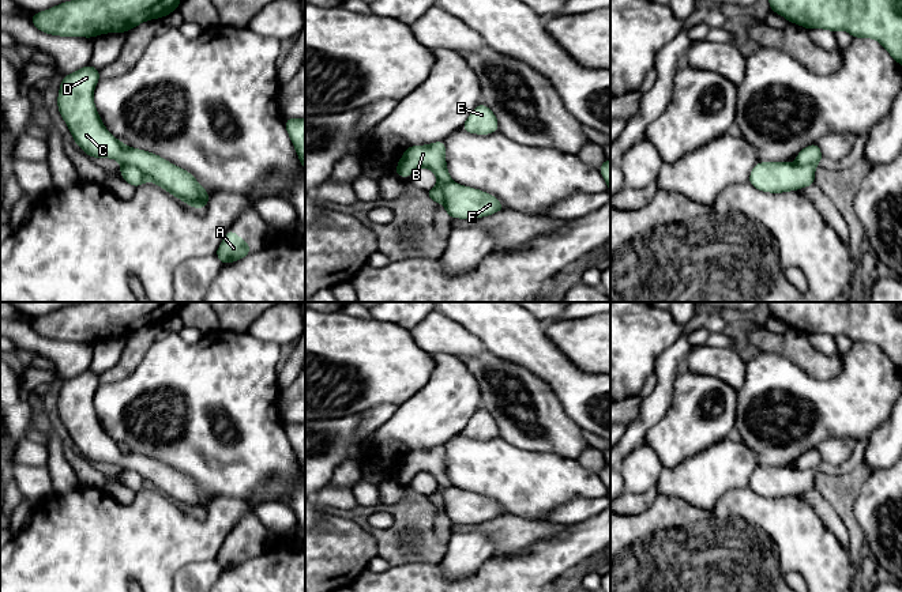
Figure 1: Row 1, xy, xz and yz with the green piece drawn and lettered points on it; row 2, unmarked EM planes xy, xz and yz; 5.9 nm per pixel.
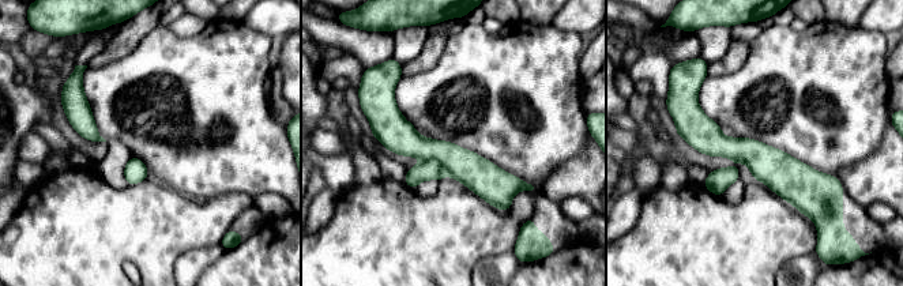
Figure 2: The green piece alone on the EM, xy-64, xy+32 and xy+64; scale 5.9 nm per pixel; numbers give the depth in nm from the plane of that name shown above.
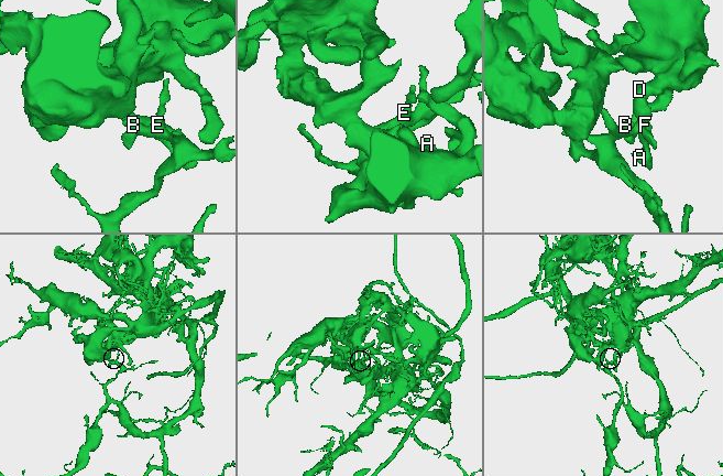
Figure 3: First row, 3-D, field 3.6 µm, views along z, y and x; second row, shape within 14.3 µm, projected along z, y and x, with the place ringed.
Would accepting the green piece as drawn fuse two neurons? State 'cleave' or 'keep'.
cleave

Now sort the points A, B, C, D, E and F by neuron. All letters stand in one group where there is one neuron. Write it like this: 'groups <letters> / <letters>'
groups A C D F / B E

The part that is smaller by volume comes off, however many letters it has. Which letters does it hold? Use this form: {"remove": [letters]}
{"remove": ["B", "E"]}

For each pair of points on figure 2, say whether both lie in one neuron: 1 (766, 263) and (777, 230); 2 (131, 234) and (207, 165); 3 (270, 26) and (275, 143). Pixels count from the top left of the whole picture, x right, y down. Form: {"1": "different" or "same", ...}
{"1": "same", "2": "different", "3": "different"}

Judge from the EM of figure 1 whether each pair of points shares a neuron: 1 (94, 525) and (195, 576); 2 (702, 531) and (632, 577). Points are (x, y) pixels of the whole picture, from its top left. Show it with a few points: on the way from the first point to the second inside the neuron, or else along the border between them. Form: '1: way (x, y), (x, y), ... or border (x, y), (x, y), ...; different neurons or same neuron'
1: border (211, 558), (203, 562), (190, 562), (173, 577); different neurons
2: way (684, 549), (656, 577), (650, 577); same neuron

